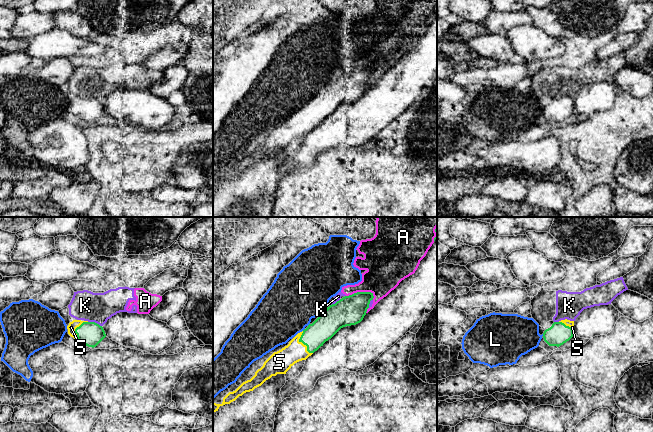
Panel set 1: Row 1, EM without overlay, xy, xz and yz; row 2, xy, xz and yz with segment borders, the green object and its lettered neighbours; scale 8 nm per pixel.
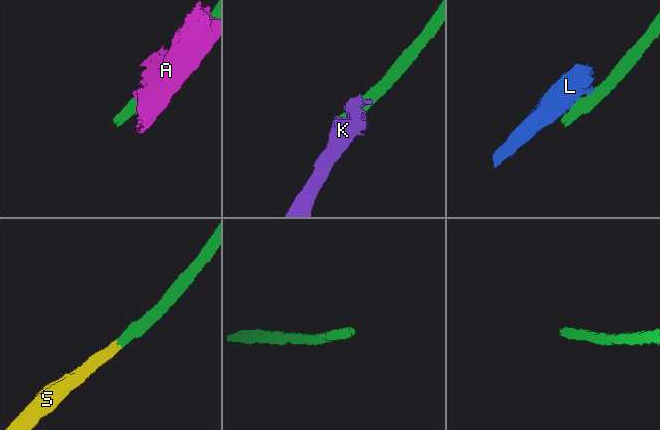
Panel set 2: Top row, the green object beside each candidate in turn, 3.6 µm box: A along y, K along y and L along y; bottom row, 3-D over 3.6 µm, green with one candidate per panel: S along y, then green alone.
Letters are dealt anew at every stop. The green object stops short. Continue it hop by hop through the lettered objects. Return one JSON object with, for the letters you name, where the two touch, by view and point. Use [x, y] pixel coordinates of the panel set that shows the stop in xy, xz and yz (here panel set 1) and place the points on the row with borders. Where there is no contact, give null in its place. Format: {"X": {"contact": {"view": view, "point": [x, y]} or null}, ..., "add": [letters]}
{"S": {"contact": {"view": "xz", "point": [303, 343]}}, "add": ["S"]}

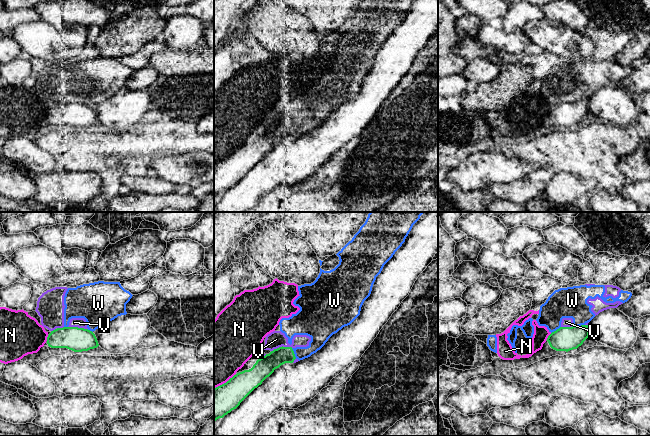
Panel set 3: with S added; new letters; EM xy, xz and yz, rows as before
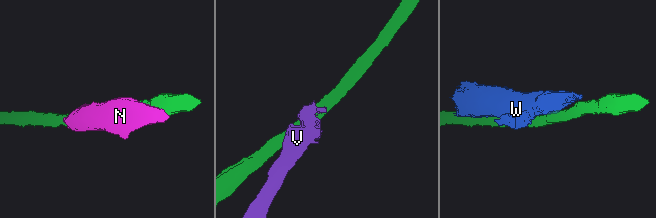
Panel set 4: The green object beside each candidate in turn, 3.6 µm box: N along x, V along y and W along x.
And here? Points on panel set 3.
{"add": []}

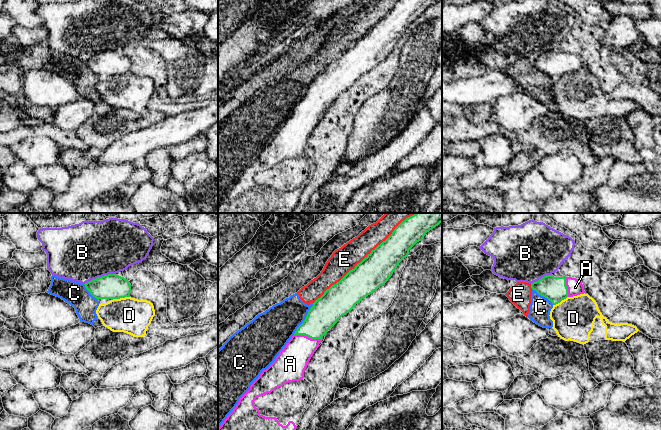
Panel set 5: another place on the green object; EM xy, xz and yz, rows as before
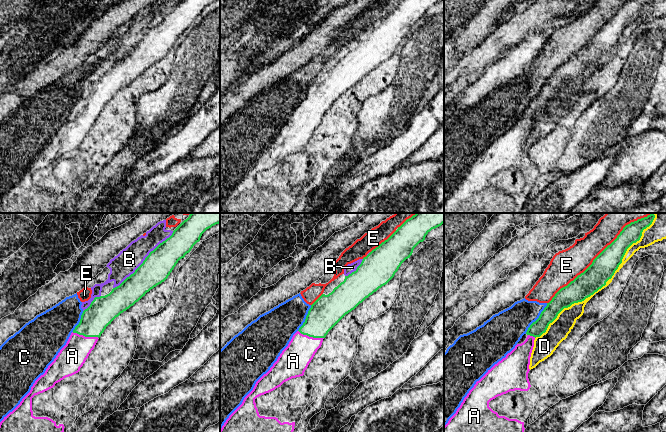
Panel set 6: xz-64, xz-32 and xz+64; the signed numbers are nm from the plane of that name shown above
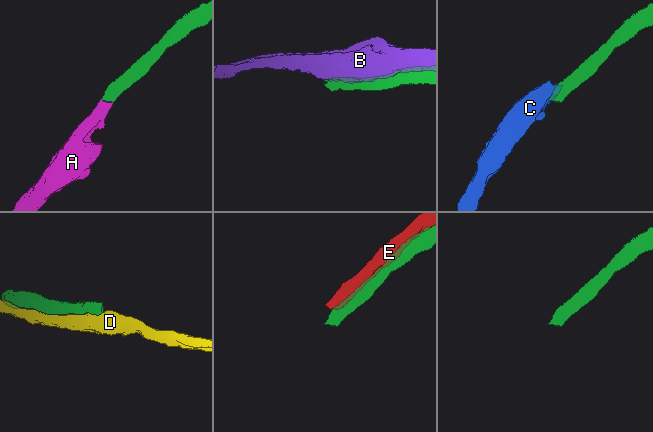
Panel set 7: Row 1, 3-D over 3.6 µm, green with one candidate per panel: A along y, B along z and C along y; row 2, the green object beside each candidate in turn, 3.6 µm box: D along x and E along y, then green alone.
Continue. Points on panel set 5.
{"A": {"contact": {"view": "xz", "point": [307, 336]}}, "add": ["A"]}

